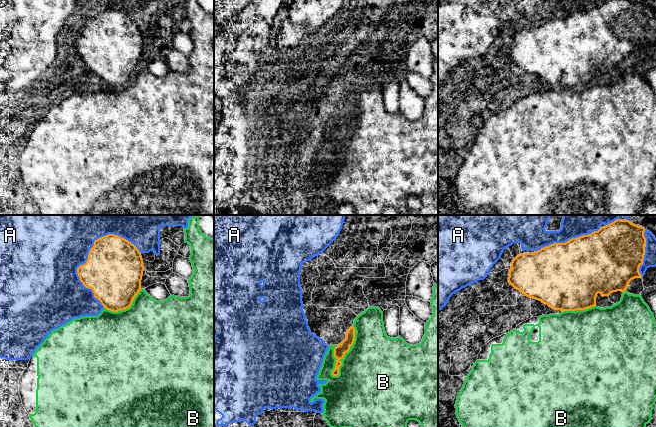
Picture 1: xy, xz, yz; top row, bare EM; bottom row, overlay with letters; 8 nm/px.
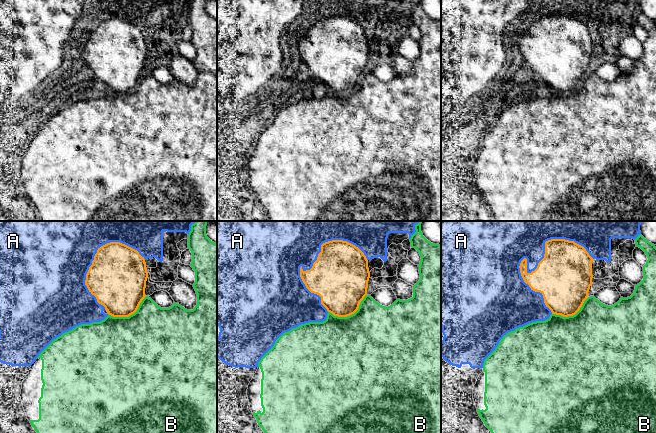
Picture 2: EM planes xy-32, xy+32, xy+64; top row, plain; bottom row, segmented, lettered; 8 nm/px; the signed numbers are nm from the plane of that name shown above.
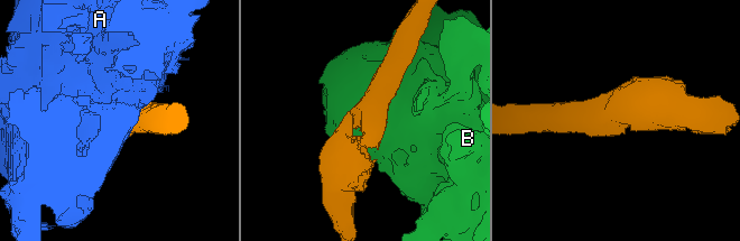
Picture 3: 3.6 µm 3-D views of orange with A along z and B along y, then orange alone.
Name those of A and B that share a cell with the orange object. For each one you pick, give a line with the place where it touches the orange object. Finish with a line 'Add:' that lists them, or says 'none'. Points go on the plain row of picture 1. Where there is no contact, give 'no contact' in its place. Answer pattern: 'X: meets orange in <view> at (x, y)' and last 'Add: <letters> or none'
Add: none

